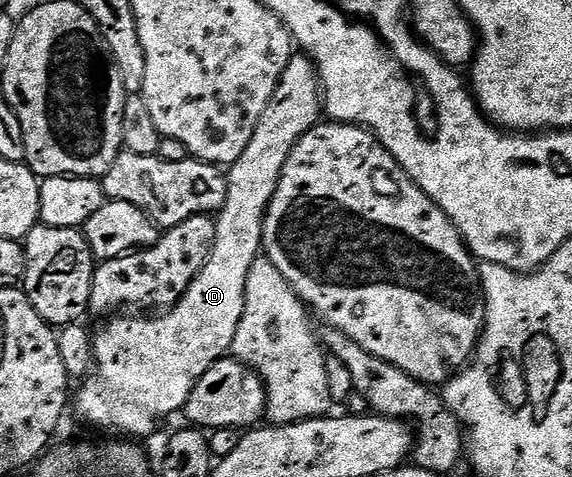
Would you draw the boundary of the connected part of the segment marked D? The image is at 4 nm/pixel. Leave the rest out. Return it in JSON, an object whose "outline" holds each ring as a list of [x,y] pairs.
{"outline":[[[295,53],[291,61],[287,61],[287,69],[283,69],[283,77],[279,77],[279,85],[267,101],[267,109],[263,109],[263,117],[259,117],[259,125],[255,125],[255,133],[251,133],[251,141],[247,141],[247,149],[239,156],[239,161],[228,164],[225,180],[227,181],[227,197],[220,211],[216,212],[215,241],[203,269],[191,281],[187,293],[164,313],[125,313],[120,317],[108,320],[106,327],[101,327],[93,335],[93,361],[95,374],[80,384],[81,392],[76,392],[75,407],[77,415],[85,423],[98,423],[101,427],[110,427],[113,431],[122,431],[122,436],[132,437],[141,441],[157,427],[160,419],[173,415],[184,408],[191,397],[195,385],[211,369],[215,363],[226,358],[233,346],[233,338],[239,329],[239,321],[245,316],[245,290],[247,289],[247,273],[251,273],[251,265],[262,254],[263,225],[265,214],[271,205],[271,197],[275,197],[275,189],[279,185],[279,177],[283,173],[283,165],[287,165],[287,157],[291,157],[291,149],[323,119],[323,88],[317,78],[317,66],[304,53]]]}

